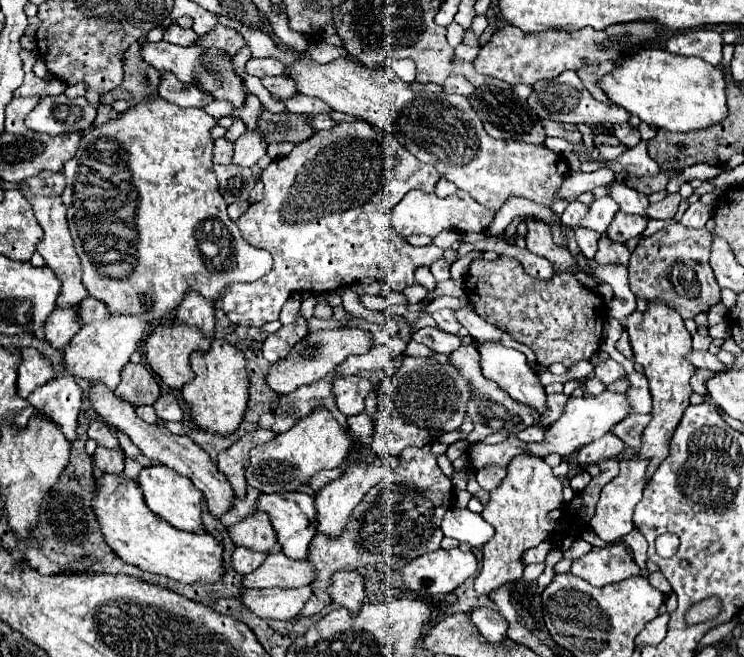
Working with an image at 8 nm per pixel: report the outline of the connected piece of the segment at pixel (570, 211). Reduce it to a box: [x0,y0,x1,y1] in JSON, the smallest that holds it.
[561,200,589,228]

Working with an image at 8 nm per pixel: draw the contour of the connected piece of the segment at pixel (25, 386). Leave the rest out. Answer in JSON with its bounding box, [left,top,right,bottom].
[17,348,55,398]

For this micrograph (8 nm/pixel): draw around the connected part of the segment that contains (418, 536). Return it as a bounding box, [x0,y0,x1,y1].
[297,444,455,618]

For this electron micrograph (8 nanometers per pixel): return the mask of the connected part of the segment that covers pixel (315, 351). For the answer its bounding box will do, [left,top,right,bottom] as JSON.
[267,328,373,394]

